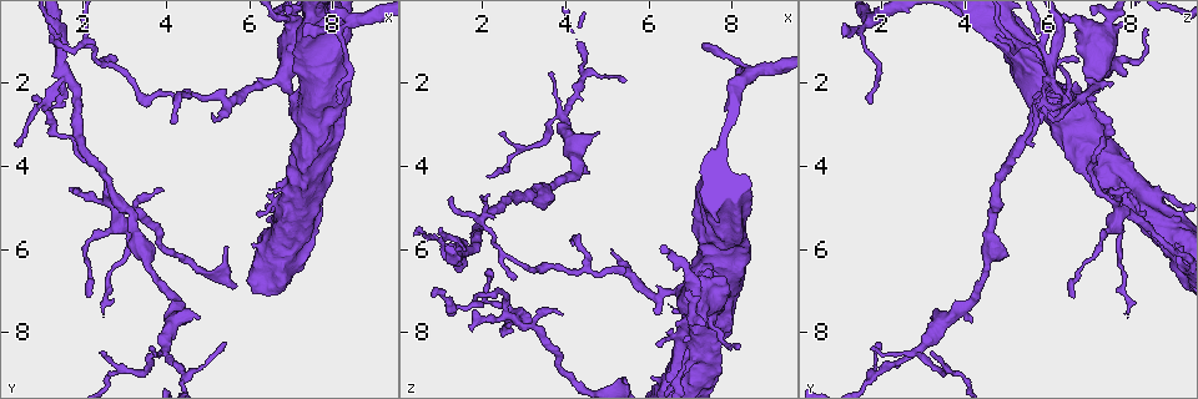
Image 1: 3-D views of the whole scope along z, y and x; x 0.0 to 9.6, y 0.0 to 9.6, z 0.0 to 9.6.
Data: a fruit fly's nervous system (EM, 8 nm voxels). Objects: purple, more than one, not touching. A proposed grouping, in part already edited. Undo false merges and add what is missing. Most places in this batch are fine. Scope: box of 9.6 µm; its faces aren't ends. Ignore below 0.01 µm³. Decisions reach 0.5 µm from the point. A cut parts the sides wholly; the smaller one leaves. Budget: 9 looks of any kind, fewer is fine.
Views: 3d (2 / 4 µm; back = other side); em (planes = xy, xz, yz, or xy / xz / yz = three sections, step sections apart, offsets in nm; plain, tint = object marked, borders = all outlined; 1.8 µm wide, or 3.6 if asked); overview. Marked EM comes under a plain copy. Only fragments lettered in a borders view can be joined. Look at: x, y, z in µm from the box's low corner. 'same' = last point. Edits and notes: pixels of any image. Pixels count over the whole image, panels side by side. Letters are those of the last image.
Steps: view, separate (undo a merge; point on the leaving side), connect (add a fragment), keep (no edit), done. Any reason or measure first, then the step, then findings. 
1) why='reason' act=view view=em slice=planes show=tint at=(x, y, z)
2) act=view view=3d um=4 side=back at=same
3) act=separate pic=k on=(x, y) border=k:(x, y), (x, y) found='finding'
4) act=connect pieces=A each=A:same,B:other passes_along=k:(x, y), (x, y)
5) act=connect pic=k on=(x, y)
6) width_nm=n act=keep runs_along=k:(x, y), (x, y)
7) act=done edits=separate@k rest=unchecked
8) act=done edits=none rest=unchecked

why='side arm on a straight run' act=view view=em slice=planes show=borders at=(1.55, 1.15, 5.80)

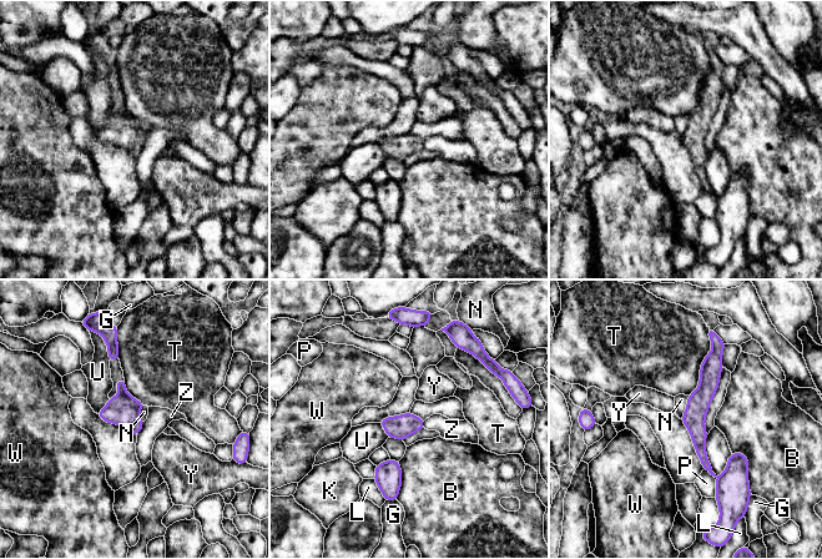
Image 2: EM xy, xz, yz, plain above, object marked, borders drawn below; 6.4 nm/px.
act=keep each=B:other,G:other,K:other,L:other,N:other,P:other,T:other,U:other,W:other,Y:other,Z:other border=2:(689, 396), (686, 409), (681, 418) found='all the same neuron'

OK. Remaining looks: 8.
why='an open end' act=view view=em slice=planes show=borders at=(0.85, 2.45, 7.15)

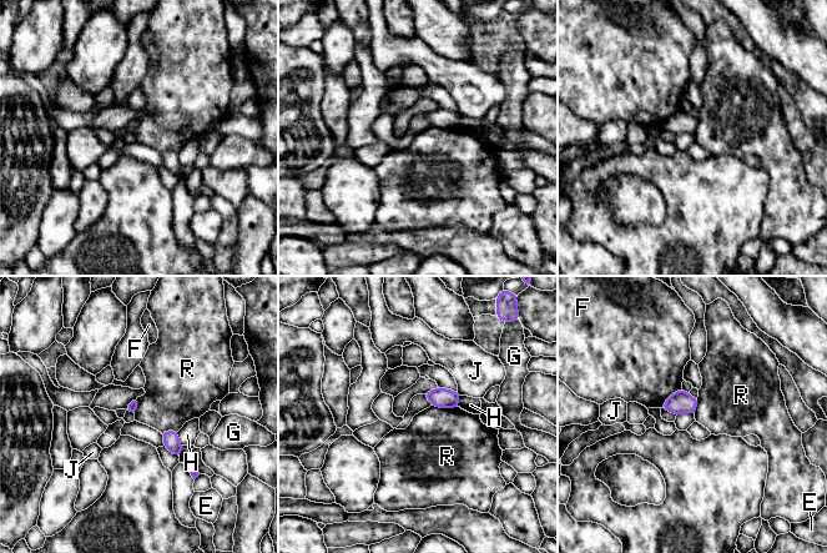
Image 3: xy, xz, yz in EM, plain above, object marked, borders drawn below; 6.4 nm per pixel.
act=keep each=E:other,F:other,G:other,H:other,J:other,R:other found='none of them fits'

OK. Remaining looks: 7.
why='looks like a crossing' act=view view=em slice=planes show=tint at=(2.90, 5.20, 7.75)

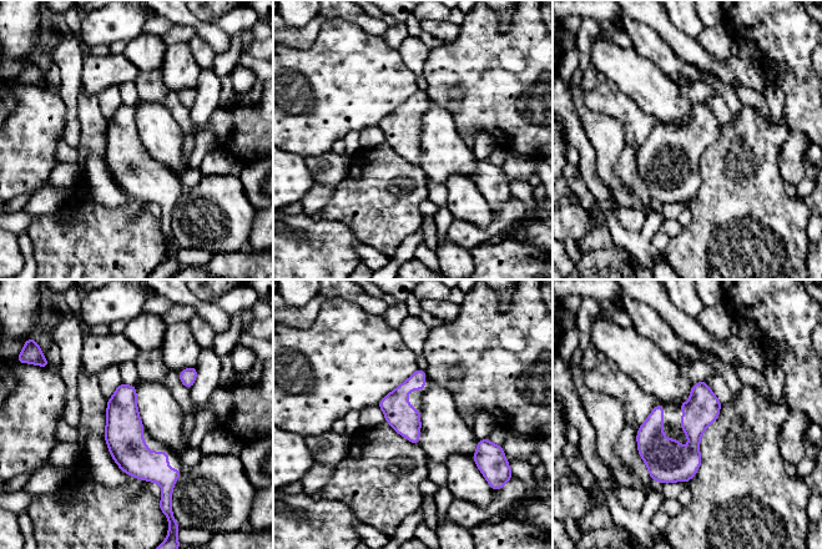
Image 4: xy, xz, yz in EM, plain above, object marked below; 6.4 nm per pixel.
act=view view=em slice=planes show=borders at=same

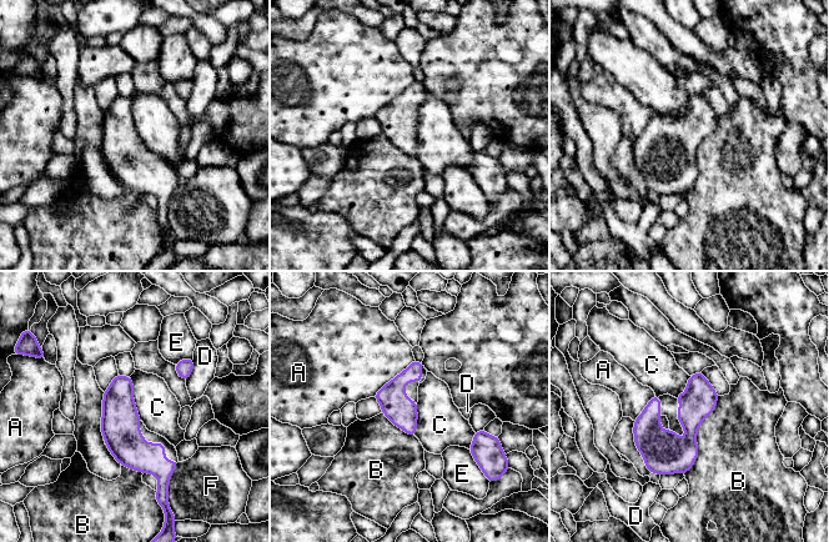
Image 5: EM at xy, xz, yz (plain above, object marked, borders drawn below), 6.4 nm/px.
act=keep each=A:other,B:other,C:other,D:other,E:other,F:other border=5:(130, 376), (134, 405), (141, 420) found='one neuron here'

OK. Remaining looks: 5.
why='thick turns thin' act=view view=em um=3.6 slice=planes show=tint at=(3.90, 8.45, 2.75)

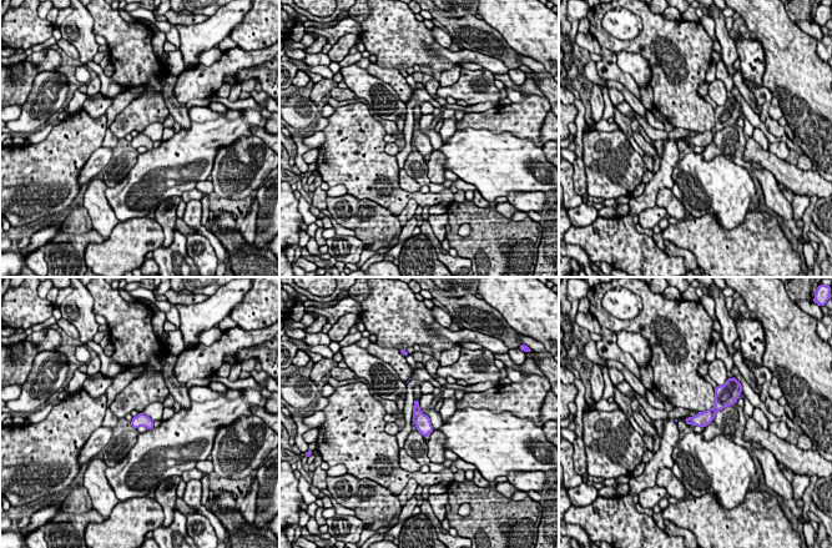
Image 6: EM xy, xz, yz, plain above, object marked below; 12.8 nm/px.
why='what lies round it' act=view view=em um=3.6 slice=planes show=borders at=same

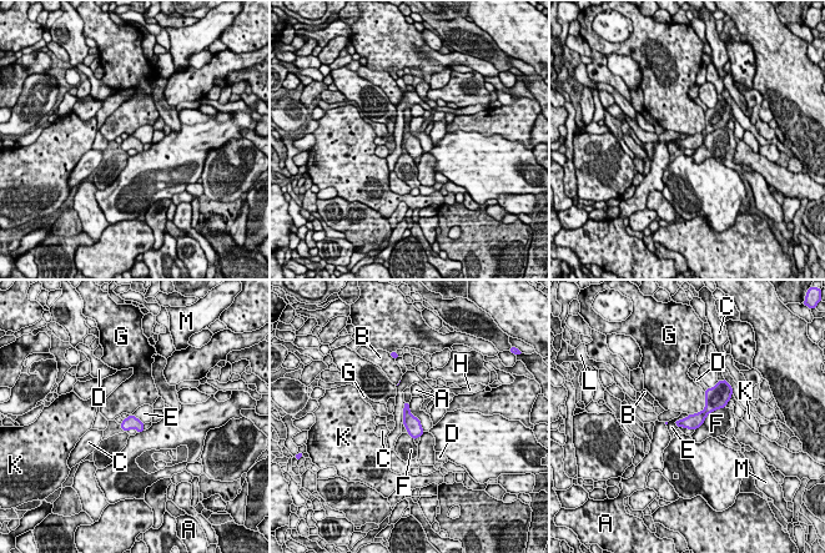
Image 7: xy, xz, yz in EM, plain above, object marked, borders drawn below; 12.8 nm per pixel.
width_nm=160 longest_contact=F:500nm act=keep each=A:other,B:other,C:other,D:other,E:other,F:other,G:other,H:other,K:other,L:other,M:other found='continuous, no second neuron'

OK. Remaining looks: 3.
act=done edits=none rest=unchecked

